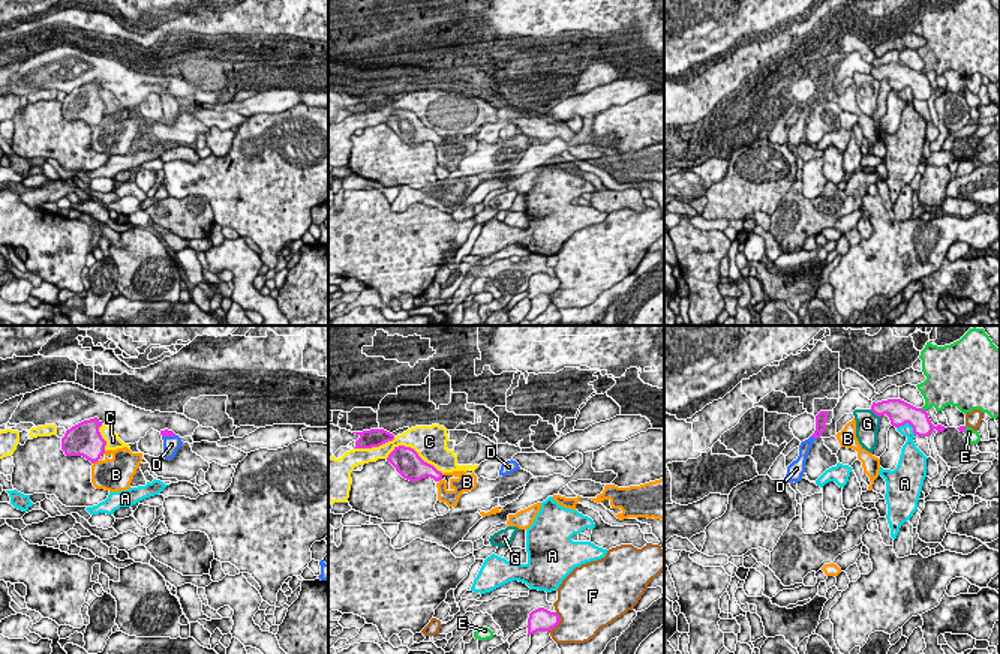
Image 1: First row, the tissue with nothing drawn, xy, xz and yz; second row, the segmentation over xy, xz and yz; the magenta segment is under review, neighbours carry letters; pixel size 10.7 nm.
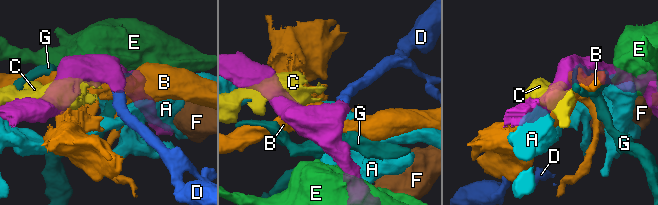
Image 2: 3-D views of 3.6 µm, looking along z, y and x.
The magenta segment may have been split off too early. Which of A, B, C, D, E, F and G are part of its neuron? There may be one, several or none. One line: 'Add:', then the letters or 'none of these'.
Add: D

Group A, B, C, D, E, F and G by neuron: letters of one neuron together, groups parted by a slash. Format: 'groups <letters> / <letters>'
groups A / B / C / D / E / F / G

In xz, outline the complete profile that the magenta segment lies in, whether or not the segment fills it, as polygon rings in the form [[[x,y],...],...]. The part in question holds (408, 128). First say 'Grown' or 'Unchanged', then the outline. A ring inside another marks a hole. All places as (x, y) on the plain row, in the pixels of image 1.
Unchanged. [[[405,110],[394,111],[388,118],[387,126],[390,126],[396,135],[409,146],[418,146],[426,141],[439,146],[444,140],[433,129],[424,126],[414,112]]]

